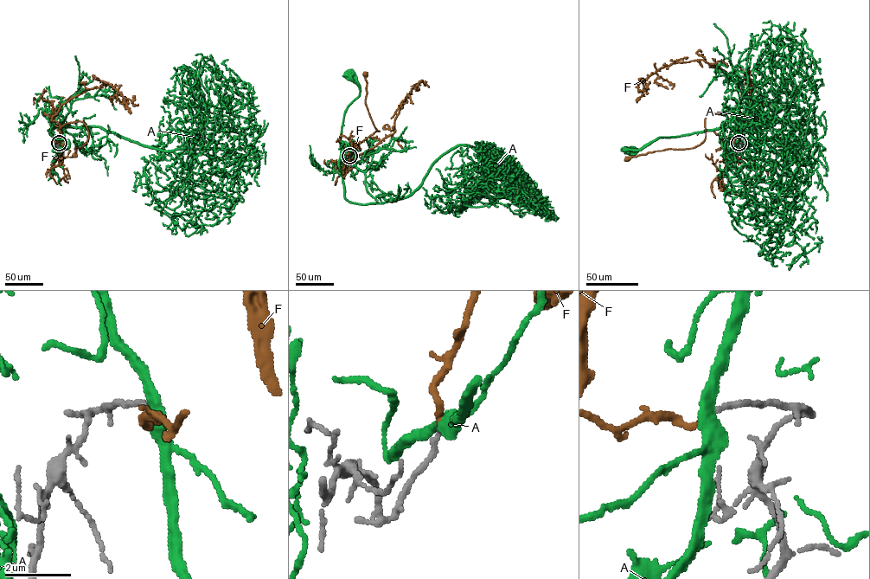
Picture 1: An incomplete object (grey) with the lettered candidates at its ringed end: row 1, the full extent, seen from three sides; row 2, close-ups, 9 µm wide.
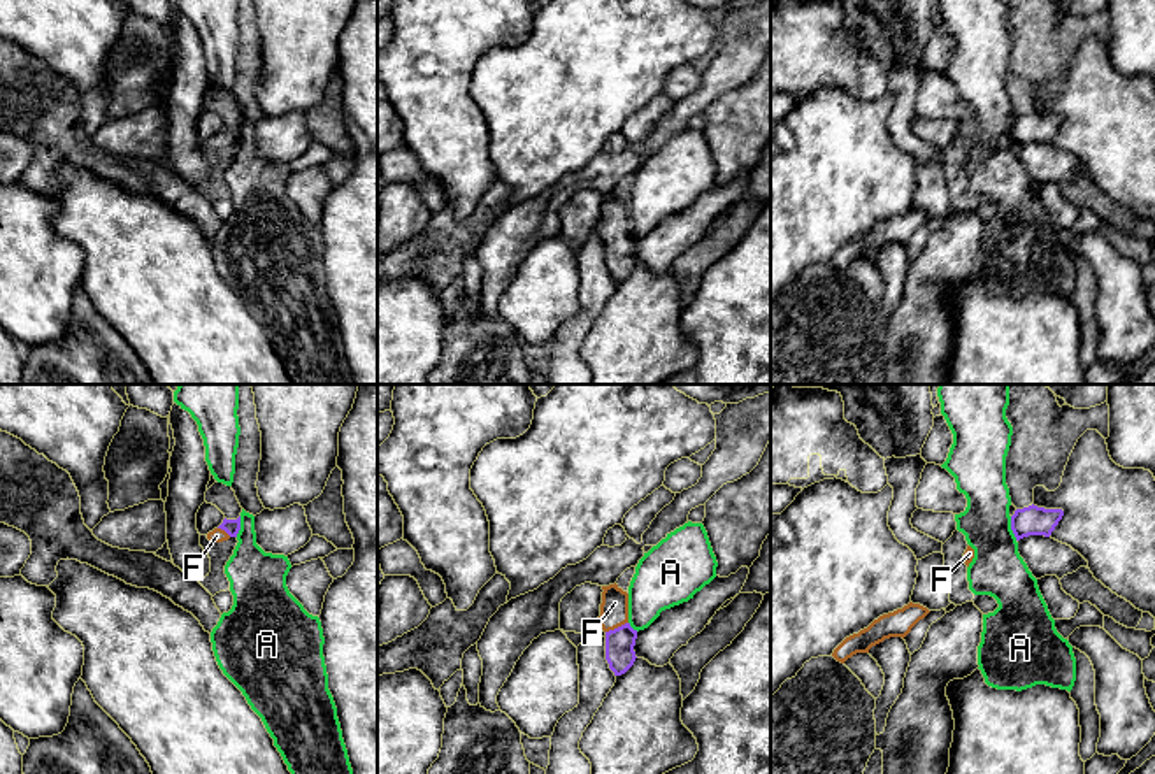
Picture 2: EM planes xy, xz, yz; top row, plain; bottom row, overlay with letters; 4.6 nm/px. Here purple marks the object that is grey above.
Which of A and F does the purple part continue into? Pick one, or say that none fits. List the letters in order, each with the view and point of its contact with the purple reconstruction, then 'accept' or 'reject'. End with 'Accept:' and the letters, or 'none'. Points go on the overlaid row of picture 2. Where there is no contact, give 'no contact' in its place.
A: yz (1011, 529) | reject
F: xz (618, 627) | accept
Accept: F

